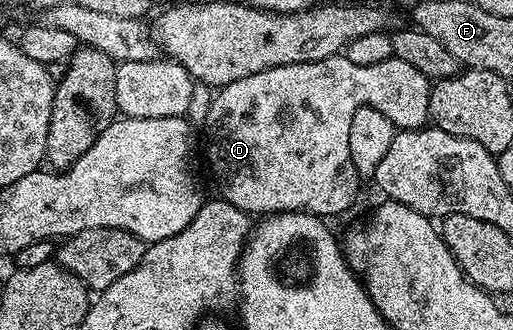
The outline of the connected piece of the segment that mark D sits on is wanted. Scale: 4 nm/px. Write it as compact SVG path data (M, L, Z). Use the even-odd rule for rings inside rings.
M342 53L325 57L320 61L281 64L278 67L264 69L262 72L242 77L238 81L232 81L231 84L224 84L223 87L219 87L213 92L211 109L208 111L208 117L204 124L206 159L210 162L210 171L214 174L215 181L218 182L217 194L254 217L265 217L271 213L283 211L305 211L308 215L319 217L344 214L354 203L354 182L356 182L354 166L348 153L348 129L352 125L352 113L356 113L358 107L380 109L380 113L384 113L384 117L388 117L388 121L392 121L395 128L403 131L416 131L419 127L427 126L430 118L428 101L430 100L431 86L431 80L427 79L424 73L420 73L420 69L399 59L380 61L380 65L356 65L352 61L348 61L345 54Z

